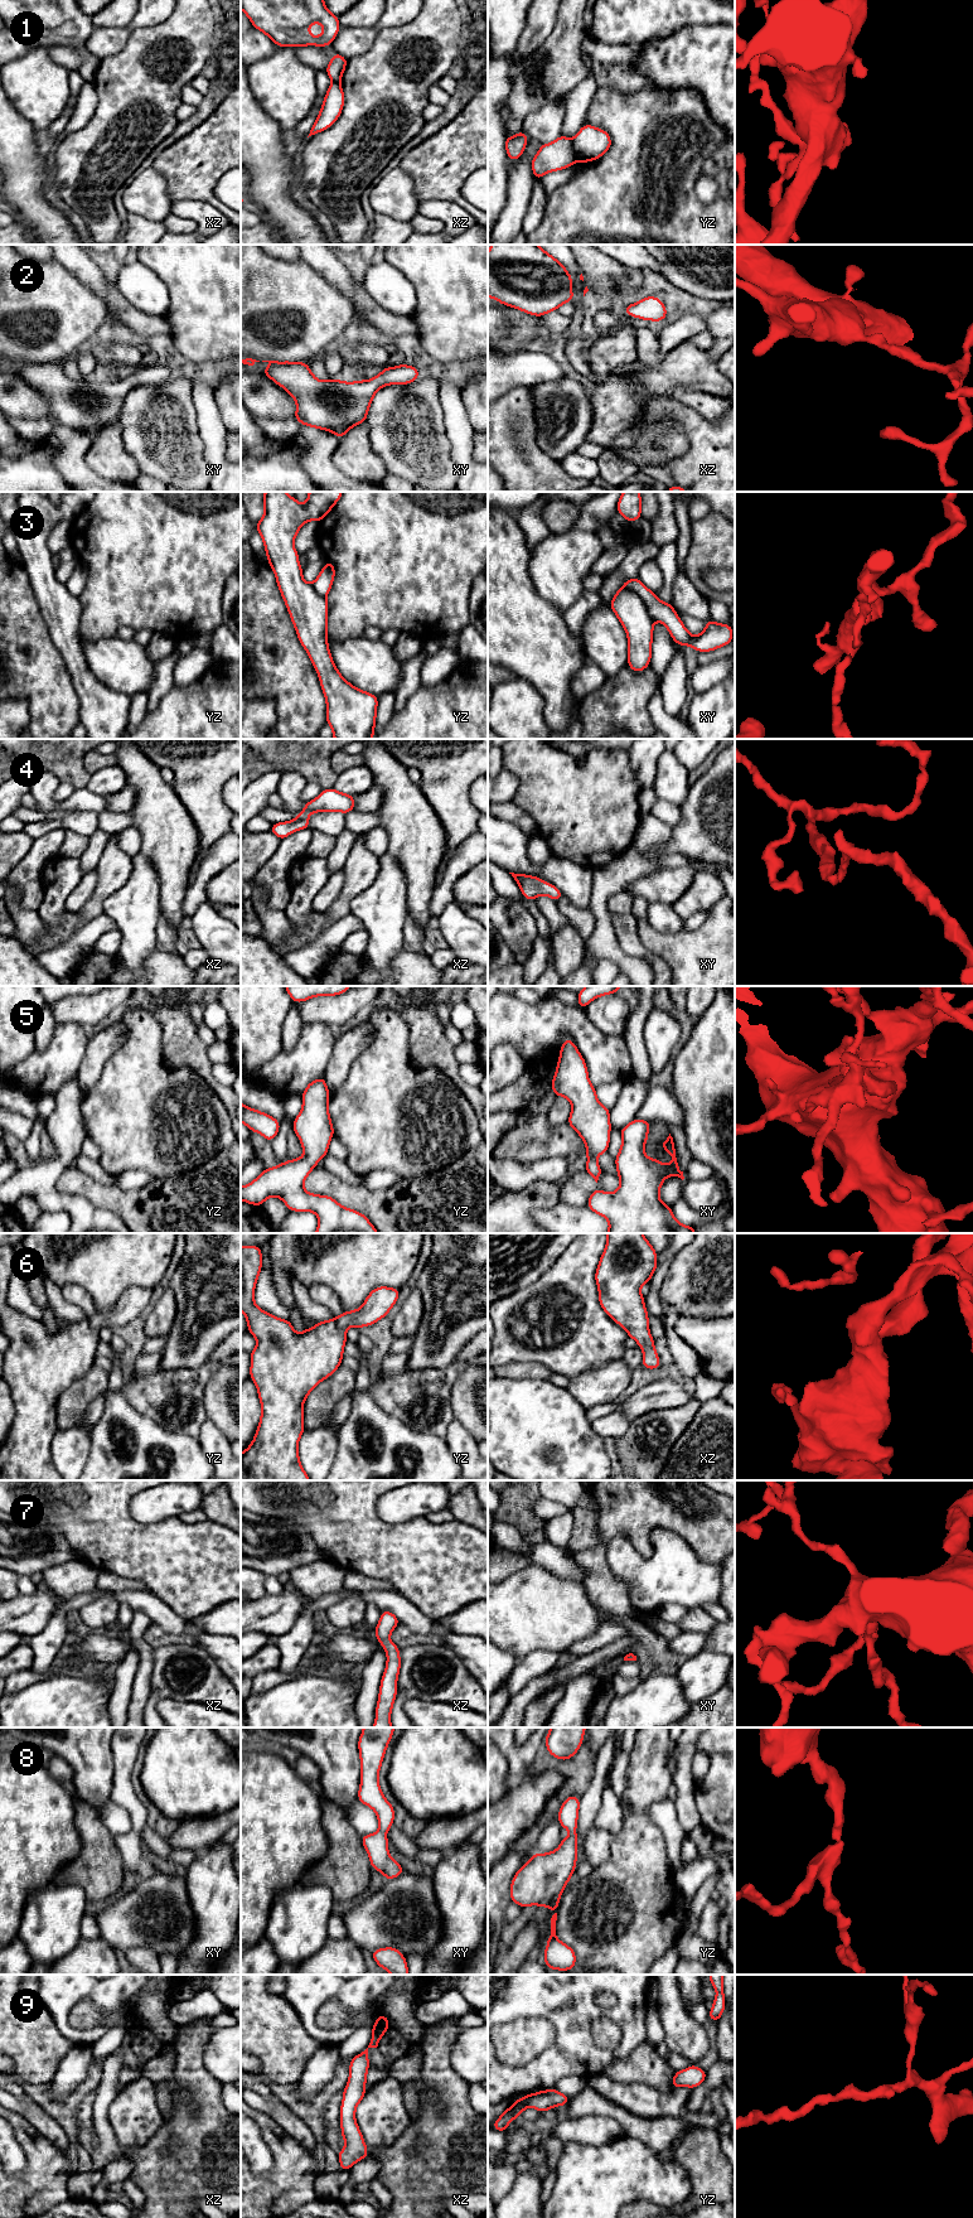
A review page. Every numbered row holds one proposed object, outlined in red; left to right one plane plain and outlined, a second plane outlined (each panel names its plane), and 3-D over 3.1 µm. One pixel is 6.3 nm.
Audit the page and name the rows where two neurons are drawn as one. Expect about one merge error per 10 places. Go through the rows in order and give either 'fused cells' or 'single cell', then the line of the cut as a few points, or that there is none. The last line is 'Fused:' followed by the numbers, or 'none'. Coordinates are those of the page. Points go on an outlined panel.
1: fused cells; cut yz (571, 139), (576, 160)
2: single cell; cut none
3: fused cells; cut xy (623, 585), (632, 589), (643, 600), (653, 621)
4: single cell; cut none
5: single cell; cut none
6: single cell; cut none
7: single cell; cut none
8: single cell; cut none
9: single cell; cut none
Fused: 1, 3

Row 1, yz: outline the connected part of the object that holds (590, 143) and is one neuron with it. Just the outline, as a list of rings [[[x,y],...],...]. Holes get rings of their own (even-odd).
[[[585,124],[572,139],[572,148],[576,161],[589,163],[611,148],[611,137],[605,130]]]

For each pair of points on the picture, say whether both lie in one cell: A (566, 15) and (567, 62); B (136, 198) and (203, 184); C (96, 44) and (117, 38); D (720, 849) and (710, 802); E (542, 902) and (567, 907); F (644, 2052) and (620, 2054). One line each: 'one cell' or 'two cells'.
A: one cell
B: two cells
C: one cell
D: one cell
E: two cells
F: two cells

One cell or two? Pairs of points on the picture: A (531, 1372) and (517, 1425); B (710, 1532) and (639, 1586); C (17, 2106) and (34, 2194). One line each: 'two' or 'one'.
A: two
B: two
C: two

